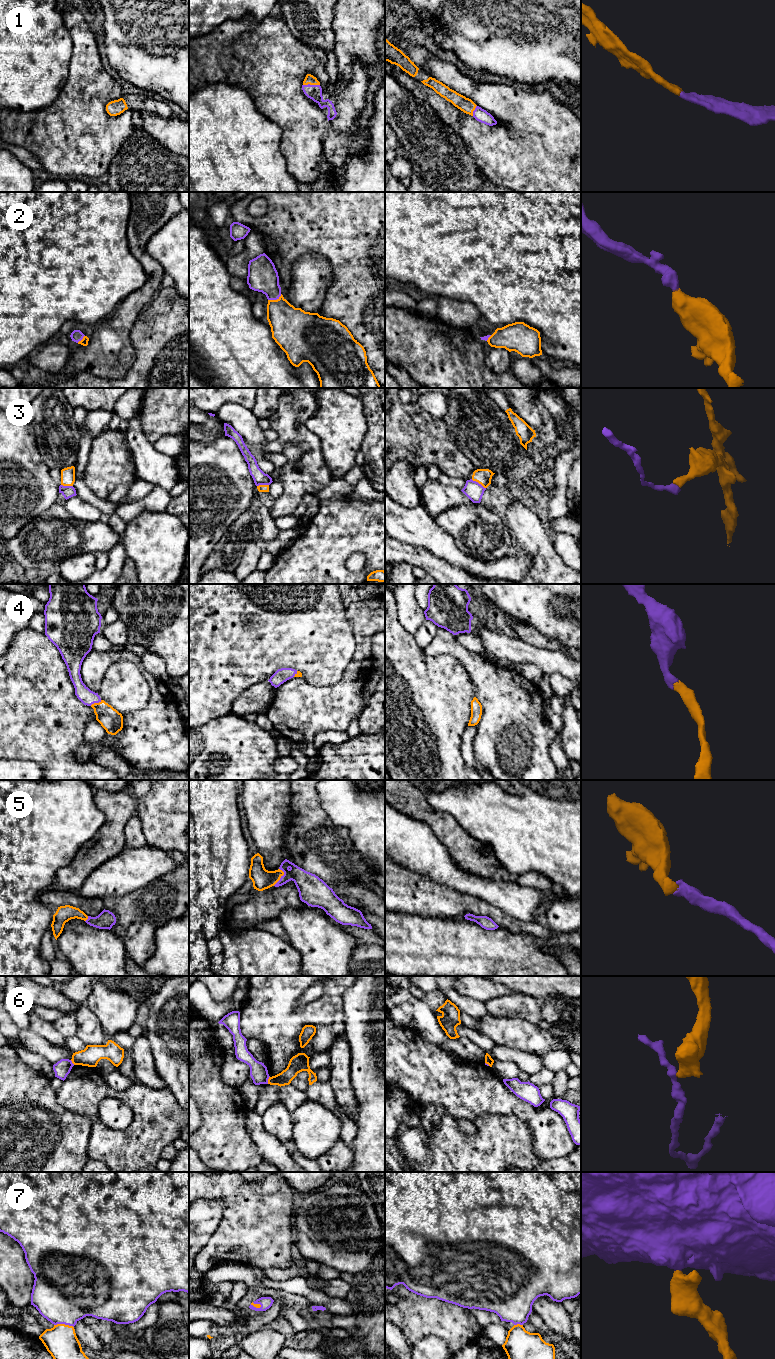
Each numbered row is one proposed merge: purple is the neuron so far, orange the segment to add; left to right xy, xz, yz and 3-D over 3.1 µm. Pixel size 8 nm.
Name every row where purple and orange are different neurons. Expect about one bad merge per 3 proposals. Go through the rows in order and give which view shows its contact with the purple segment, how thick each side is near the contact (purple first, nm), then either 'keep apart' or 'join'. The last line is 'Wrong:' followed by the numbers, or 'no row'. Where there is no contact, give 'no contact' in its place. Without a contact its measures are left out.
1: xz | 120/80 nm | join
2: xz | 240/300 nm | join
3: yz | 150/130 nm | keep apart
4: xy | 120/180 nm | join
5: xz | 200/170 nm | join
6: xz | 140/120 nm | keep apart
7: xy | 500/260 nm | join
Wrong: 3, 6

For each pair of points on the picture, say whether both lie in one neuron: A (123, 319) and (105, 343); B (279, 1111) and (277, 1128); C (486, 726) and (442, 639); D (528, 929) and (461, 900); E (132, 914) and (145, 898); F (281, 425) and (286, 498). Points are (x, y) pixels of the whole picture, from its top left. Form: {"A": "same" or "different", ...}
{"A": "same", "B": "same", "C": "same", "D": "same", "E": "same", "F": "same"}

